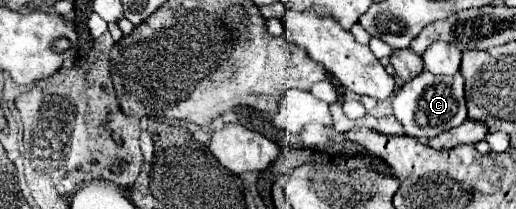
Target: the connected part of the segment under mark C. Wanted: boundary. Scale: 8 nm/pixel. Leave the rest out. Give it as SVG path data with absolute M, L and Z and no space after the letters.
M424 70L416 78L402 84L402 88L392 96L392 108L396 120L400 120L408 136L418 140L438 136L454 126L460 126L468 118L464 100L464 78L460 72L456 72L456 76L432 76Z

